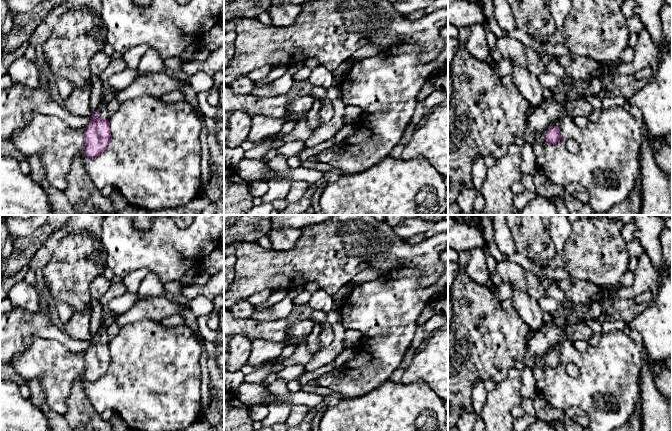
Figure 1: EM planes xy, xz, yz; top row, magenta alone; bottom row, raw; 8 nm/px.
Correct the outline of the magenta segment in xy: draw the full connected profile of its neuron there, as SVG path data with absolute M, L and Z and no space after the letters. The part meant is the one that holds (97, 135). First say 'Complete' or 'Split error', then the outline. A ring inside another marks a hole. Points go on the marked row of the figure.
Split error. M104 88L100 105L90 117L90 121L84 130L84 146L83 152L89 158L100 155L110 143L111 133L109 128L109 117L106 104L104 103L104 95L107 88Z

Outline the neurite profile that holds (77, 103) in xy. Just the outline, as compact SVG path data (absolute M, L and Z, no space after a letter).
M72 87L70 96L65 100L65 109L75 116L90 119L92 111L89 107L91 87Z

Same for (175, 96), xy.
M172 91L170 93L166 93L161 97L161 99L166 104L176 103L185 100L184 94L181 91Z

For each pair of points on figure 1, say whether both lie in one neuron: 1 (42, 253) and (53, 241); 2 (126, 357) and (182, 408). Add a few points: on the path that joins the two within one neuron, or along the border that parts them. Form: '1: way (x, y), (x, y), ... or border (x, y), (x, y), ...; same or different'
1: way (45, 250), (51, 244); same
2: way (140, 371), (168, 399); same

